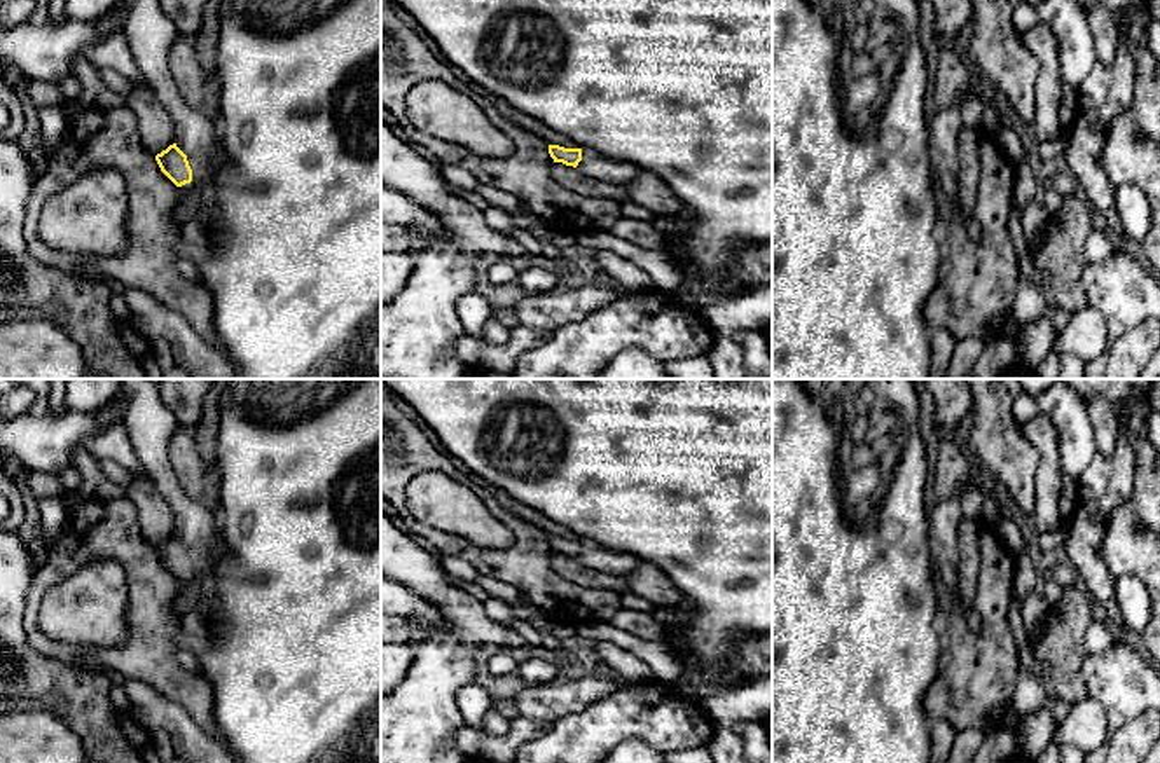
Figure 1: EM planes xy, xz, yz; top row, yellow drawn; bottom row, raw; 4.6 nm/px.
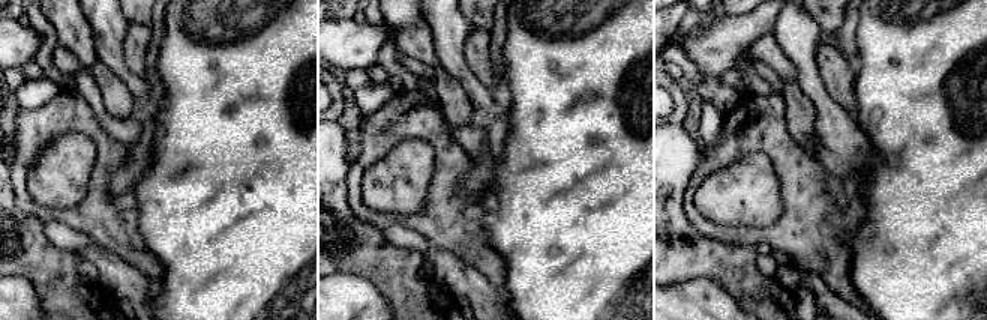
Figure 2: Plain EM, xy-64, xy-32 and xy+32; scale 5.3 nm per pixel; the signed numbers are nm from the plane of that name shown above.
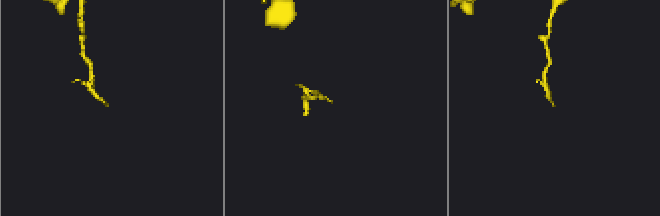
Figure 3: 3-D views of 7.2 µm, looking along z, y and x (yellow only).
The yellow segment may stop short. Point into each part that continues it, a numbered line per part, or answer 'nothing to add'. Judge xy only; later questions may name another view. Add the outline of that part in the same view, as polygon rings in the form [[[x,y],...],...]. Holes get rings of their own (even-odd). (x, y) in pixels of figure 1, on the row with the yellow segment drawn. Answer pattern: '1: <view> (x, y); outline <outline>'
1: xy (151, 35); outline [[[117,0],[126,9],[122,35],[133,59],[161,105],[175,122],[175,143],[187,155],[192,182],[182,189],[196,190],[204,206],[215,192],[217,180],[229,162],[220,143],[218,124],[199,113],[178,89],[168,54],[180,30],[162,14],[157,0]]]

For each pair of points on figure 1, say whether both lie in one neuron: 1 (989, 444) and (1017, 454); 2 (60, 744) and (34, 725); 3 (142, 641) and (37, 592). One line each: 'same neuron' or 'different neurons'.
1: same neuron
2: same neuron
3: same neuron

